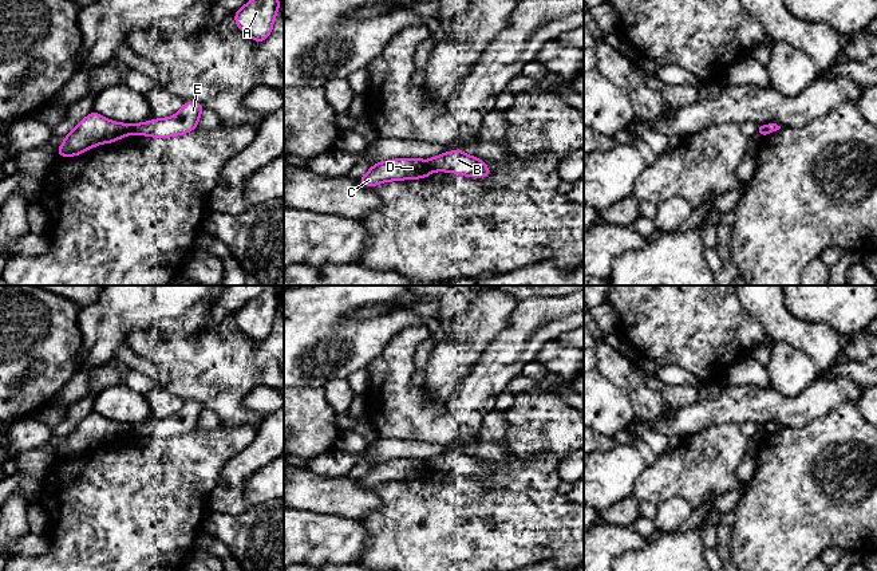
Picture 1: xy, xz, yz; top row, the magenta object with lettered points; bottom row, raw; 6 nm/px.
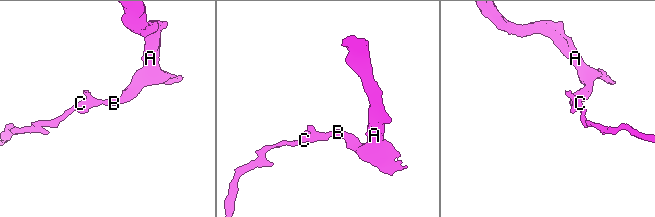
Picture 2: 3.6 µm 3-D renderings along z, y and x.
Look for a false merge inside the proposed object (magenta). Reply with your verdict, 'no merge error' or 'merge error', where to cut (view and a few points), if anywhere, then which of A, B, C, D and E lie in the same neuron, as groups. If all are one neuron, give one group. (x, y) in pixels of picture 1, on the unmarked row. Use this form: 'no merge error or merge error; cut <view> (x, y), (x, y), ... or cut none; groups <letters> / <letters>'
merge error; cut xz (426, 461), (434, 471); groups A B E / C D

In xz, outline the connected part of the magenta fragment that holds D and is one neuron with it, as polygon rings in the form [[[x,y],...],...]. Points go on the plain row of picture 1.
[[[396,458],[376,462],[359,479],[366,487],[376,487],[388,481],[418,480],[428,477],[434,470],[420,458]]]

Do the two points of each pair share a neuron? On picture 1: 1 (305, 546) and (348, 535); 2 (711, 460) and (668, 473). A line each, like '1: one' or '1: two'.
1: one
2: one

